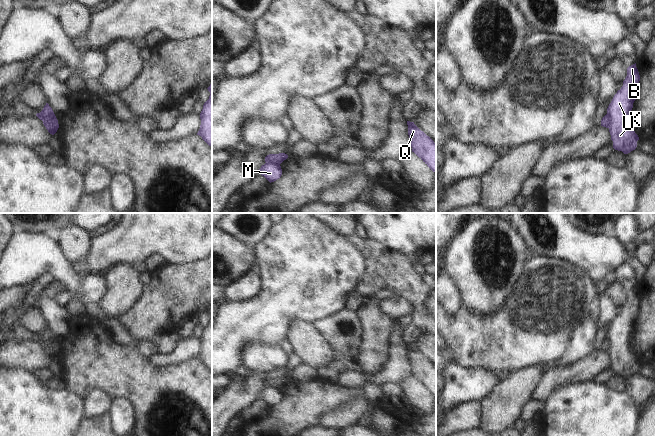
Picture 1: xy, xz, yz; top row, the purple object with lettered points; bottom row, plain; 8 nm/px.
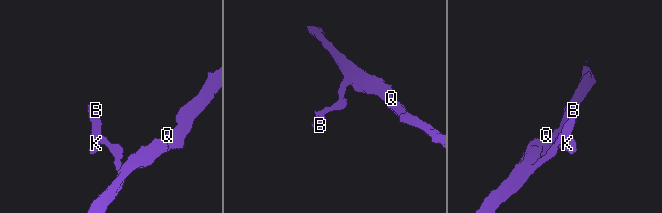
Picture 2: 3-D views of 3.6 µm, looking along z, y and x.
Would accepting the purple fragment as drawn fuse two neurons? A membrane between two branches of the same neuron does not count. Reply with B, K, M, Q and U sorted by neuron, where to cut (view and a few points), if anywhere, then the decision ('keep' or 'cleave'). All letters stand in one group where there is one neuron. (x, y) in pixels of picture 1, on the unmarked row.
groups B K M U / Q; cut xy (40, 336), (54, 357); cleave

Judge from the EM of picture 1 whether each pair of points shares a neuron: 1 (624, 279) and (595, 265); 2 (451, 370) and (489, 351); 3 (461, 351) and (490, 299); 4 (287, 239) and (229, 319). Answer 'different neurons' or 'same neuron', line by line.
1: different neurons
2: different neurons
3: different neurons
4: same neuron

